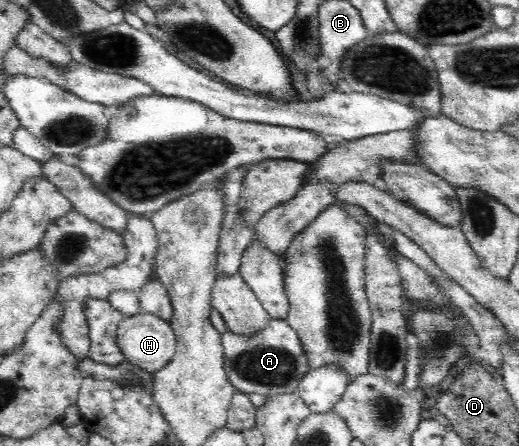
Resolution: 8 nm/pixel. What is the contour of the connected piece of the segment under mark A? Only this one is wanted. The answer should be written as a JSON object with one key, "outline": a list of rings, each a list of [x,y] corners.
{"outline":[[[281,318],[270,319],[261,329],[241,334],[227,330],[221,333],[223,368],[236,391],[262,396],[295,392],[299,381],[309,372],[297,332]]]}

